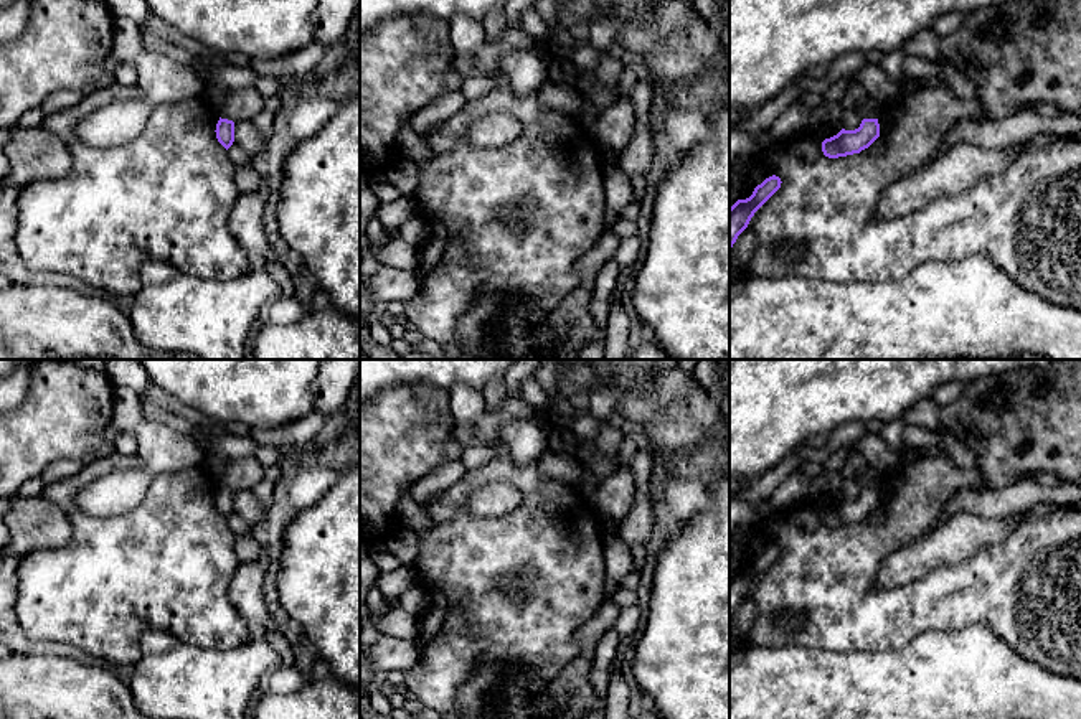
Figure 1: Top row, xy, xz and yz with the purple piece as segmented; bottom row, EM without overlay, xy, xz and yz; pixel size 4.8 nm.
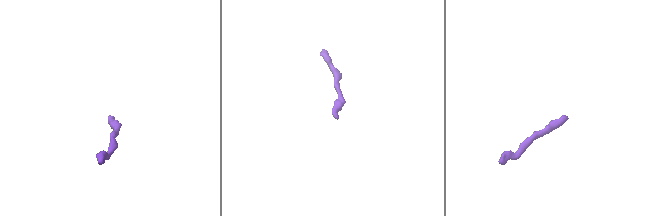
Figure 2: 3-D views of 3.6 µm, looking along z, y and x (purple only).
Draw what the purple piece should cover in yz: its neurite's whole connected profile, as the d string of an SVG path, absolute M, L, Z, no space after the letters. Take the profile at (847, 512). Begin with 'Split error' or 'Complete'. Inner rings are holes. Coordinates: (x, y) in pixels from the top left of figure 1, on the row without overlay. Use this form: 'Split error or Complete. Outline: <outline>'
Split error. Outline: M866 467L858 480L861 485L861 493L855 500L842 498L837 505L825 508L822 511L822 521L828 528L847 526L860 523L868 518L880 506L878 483L881 473Z

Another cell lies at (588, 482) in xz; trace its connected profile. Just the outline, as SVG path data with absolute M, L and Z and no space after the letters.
M579 465L579 472L581 472L581 477L579 477L579 482L576 483L579 493L584 496L584 498L591 498L591 495L596 491L597 485L599 485L599 477L592 472L589 472L584 465Z

